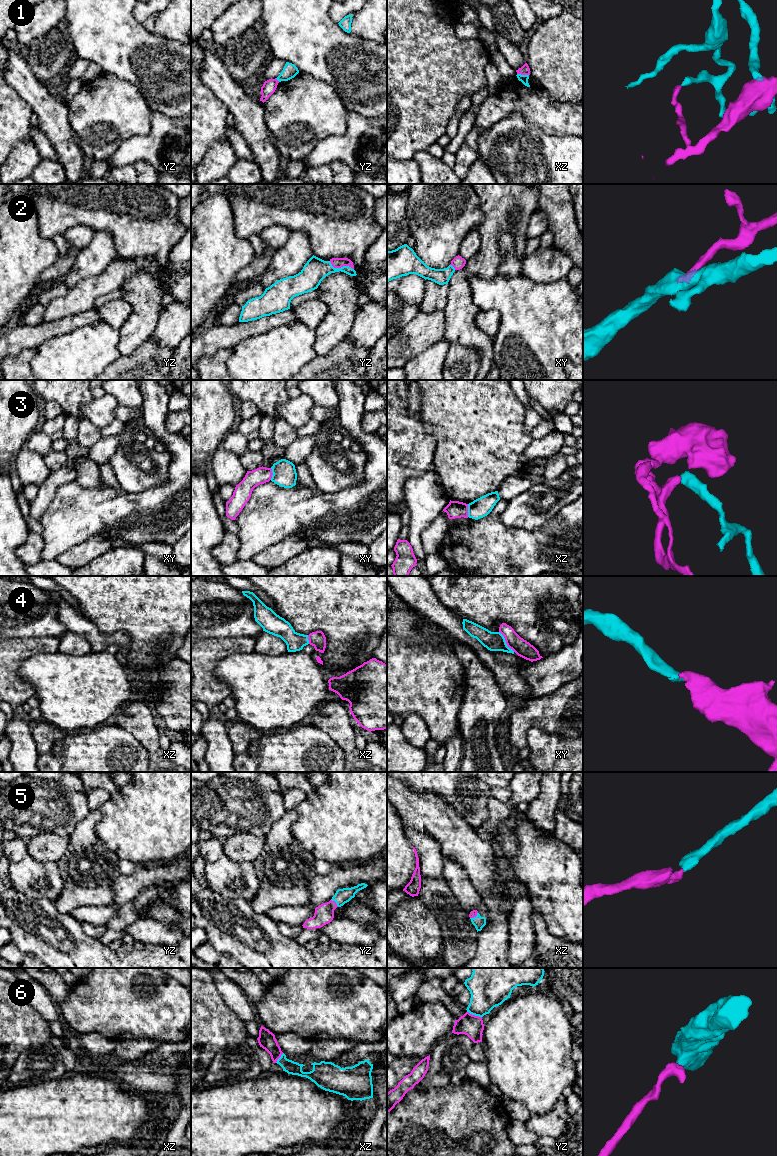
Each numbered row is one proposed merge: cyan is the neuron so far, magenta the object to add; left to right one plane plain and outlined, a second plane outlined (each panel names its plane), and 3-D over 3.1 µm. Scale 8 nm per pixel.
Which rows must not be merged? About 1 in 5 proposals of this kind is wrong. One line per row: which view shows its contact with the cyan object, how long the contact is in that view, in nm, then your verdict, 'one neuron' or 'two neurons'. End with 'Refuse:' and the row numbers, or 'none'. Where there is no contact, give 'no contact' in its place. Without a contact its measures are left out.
1: meets cyan in xz; contact 100 nm long; two neurons
2: meets cyan in yz; contact 220 nm long; one neuron
3: meets cyan in xz; contact 100 nm long; two neurons
4: meets cyan in xy; contact 200 nm long; one neuron
5: meets cyan in yz; contact 90 nm long; one neuron
6: meets cyan in yz; contact 130 nm long; one neuron
Refuse: 1, 3

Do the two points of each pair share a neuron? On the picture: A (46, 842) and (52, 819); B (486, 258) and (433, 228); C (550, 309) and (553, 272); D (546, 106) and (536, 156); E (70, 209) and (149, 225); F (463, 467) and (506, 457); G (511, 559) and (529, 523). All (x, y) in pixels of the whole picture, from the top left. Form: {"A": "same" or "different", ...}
{"A": "different", "B": "different", "C": "different", "D": "different", "E": "same", "F": "same", "G": "different"}

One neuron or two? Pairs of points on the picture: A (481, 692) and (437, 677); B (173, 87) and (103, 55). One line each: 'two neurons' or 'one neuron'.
A: two neurons
B: one neuron

